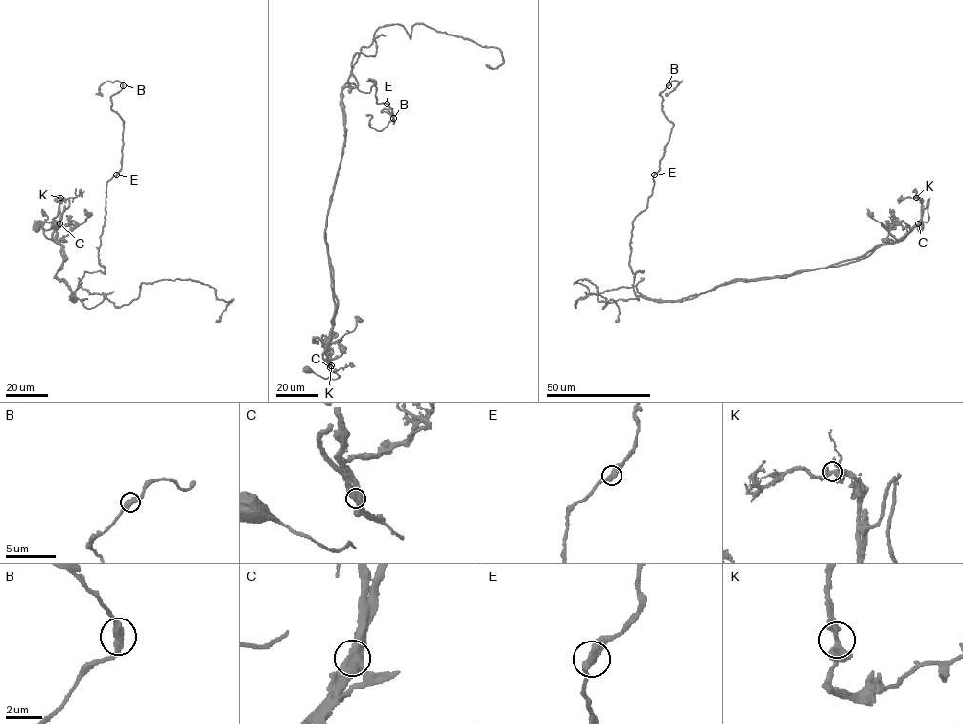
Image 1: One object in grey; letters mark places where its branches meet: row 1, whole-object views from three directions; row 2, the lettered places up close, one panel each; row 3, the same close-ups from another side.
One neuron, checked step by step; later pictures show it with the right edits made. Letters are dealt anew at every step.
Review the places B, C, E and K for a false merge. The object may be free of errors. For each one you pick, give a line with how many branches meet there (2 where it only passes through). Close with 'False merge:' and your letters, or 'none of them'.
C: 2
False merge: C

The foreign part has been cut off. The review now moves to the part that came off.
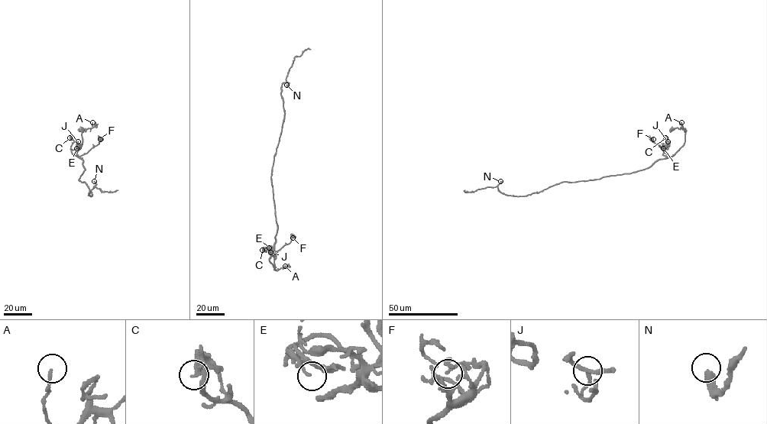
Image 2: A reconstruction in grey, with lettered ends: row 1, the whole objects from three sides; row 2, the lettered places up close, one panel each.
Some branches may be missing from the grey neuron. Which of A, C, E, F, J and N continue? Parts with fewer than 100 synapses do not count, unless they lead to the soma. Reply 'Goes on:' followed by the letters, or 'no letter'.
Goes on: N

